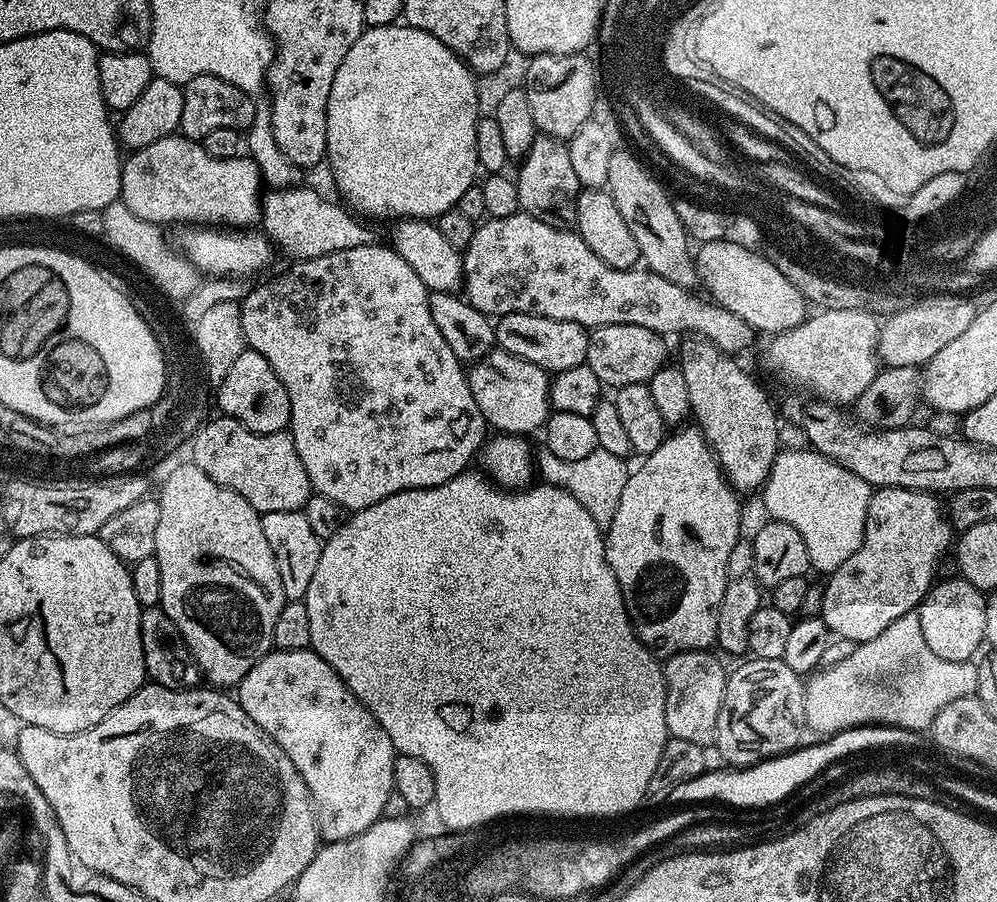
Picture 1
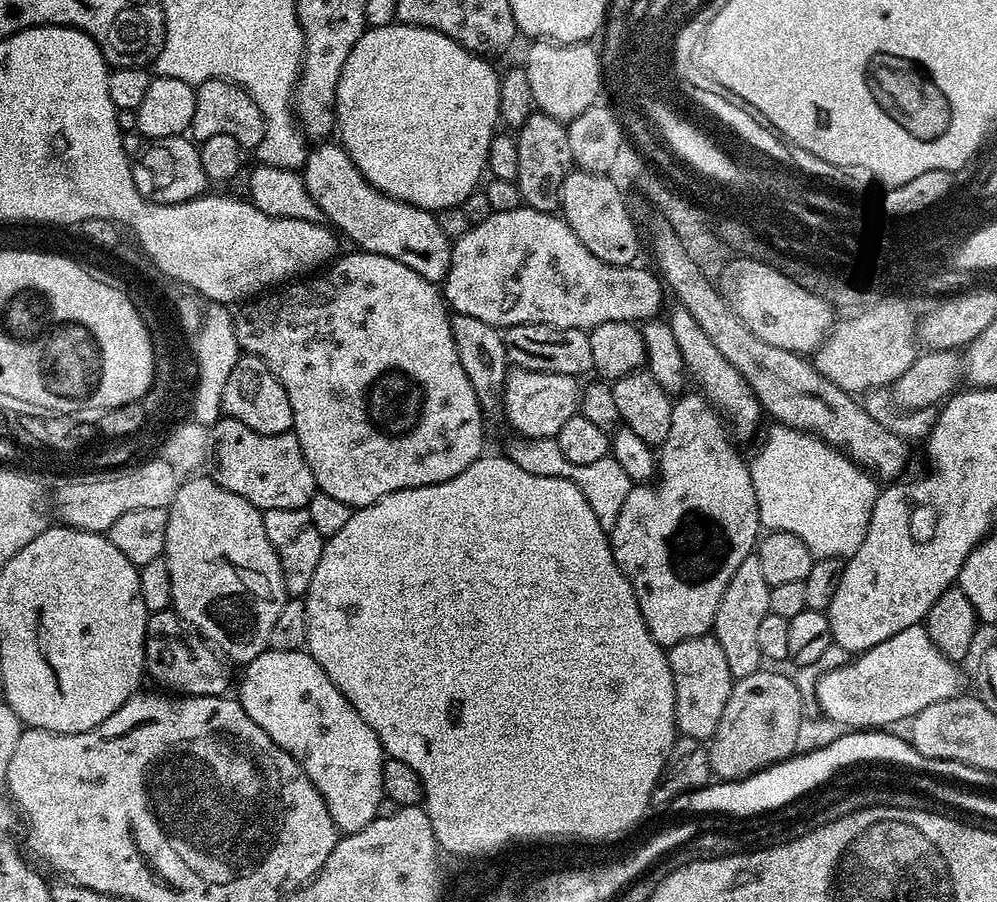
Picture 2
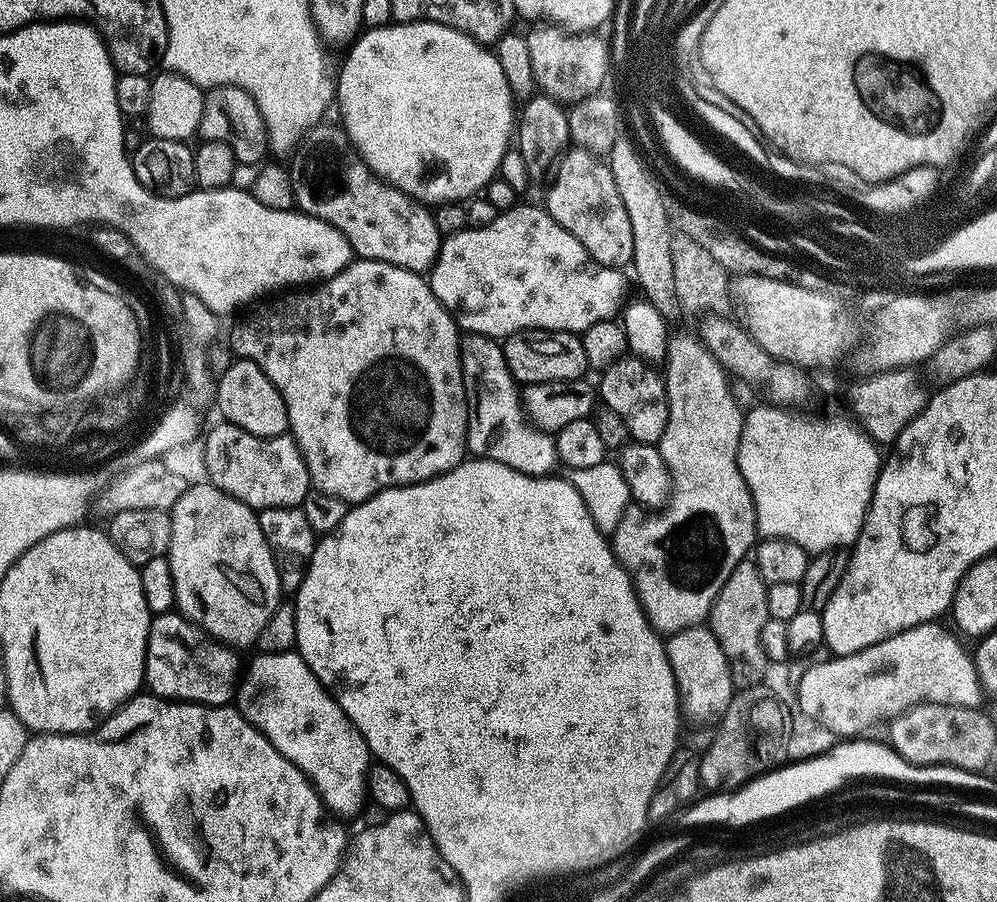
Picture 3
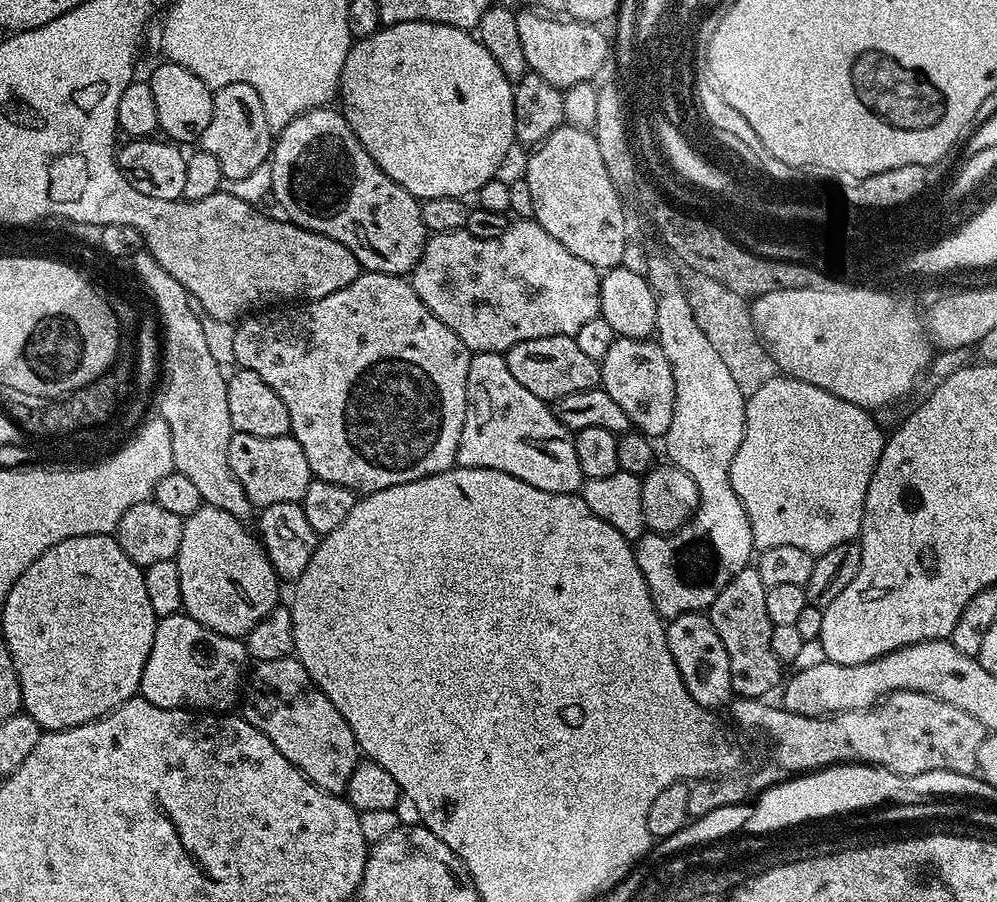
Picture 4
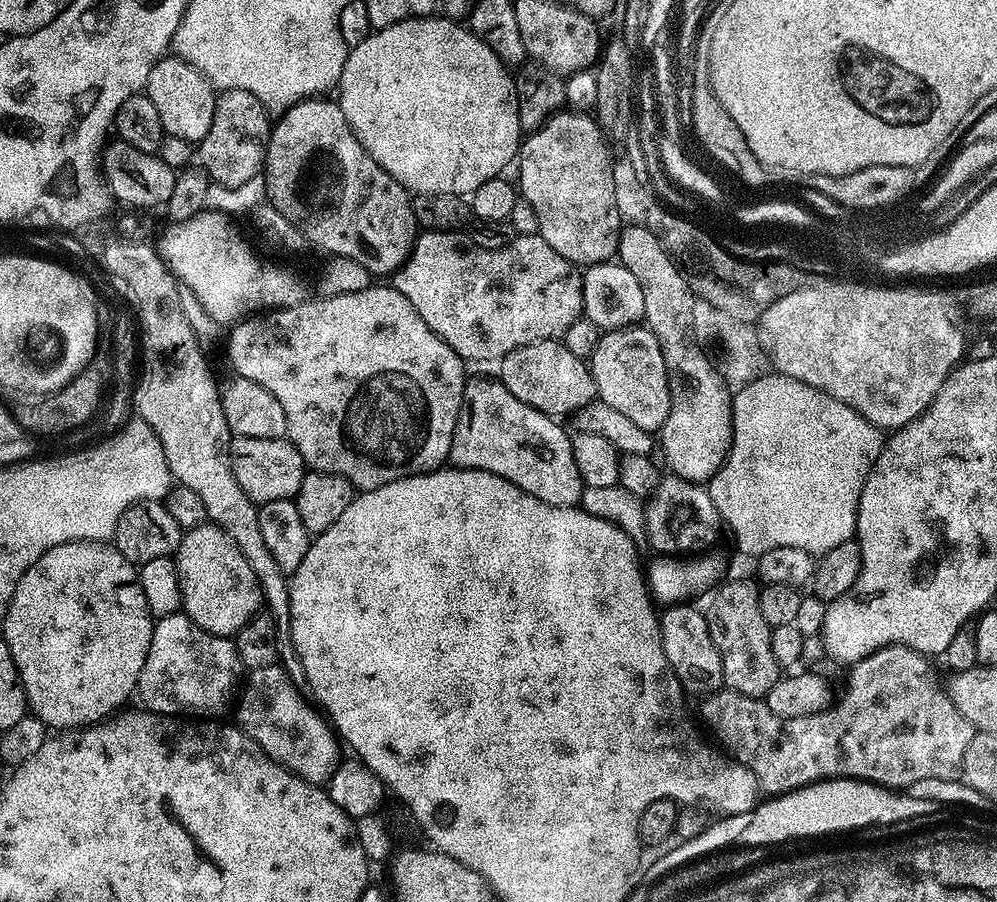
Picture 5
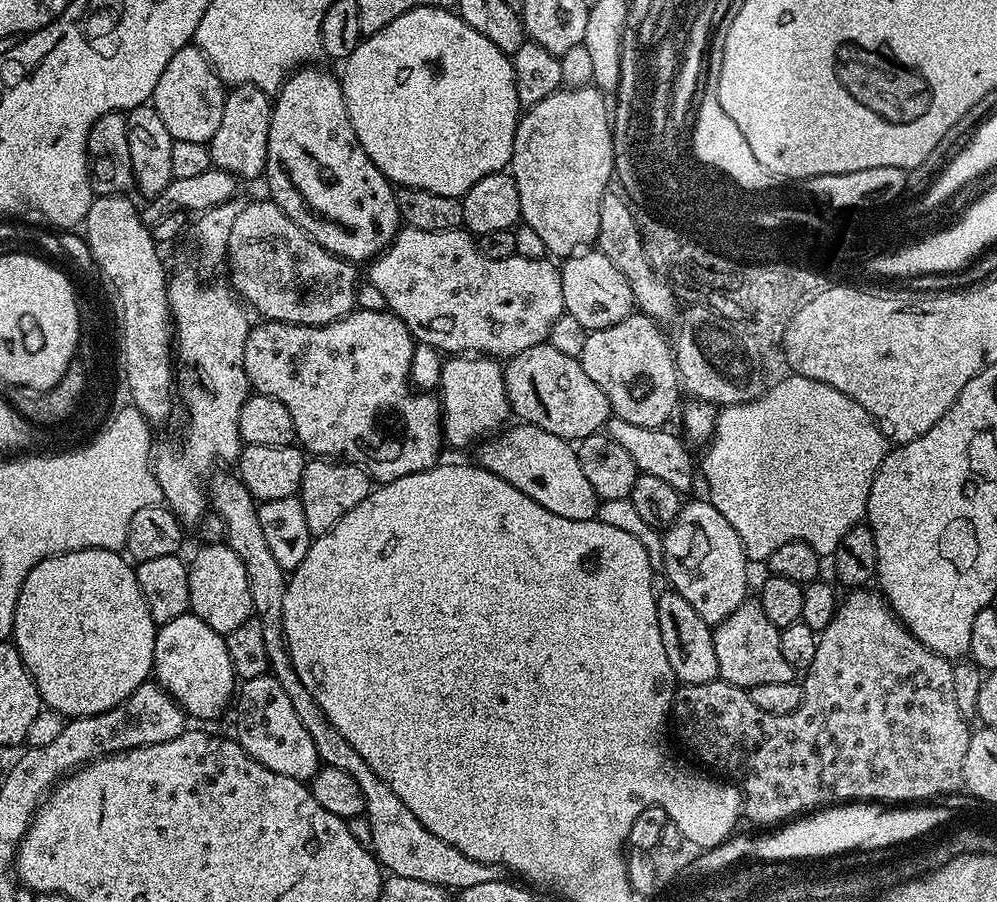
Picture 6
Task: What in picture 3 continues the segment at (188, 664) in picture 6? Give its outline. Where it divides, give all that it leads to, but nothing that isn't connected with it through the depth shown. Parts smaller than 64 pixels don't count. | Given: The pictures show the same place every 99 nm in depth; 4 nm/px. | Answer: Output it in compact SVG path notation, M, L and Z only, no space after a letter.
M179 611L153 615L144 663L147 691L163 700L189 704L231 705L242 676L242 660L240 664L236 656L239 656L237 649L215 640L203 628L181 616Z

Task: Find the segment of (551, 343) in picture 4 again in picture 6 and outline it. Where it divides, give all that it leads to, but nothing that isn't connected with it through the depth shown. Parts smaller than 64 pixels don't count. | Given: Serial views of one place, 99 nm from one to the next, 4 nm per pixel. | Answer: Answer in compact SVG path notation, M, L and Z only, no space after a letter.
M542 343L538 346L530 346L530 350L522 350L517 356L511 357L503 365L504 381L508 394L508 407L513 413L516 412L521 421L533 424L542 430L550 430L558 438L569 442L585 440L587 436L595 436L607 425L613 415L612 407L608 405L606 394L594 386L594 381L582 370L579 359L570 354L561 354L554 350L550 343Z

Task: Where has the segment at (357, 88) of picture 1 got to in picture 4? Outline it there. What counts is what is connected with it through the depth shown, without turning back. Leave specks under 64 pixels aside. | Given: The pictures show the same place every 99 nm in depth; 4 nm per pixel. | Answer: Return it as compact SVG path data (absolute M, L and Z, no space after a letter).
M427 20L402 22L381 27L373 36L357 39L349 47L346 62L342 66L338 100L341 100L344 117L347 118L352 133L360 139L360 145L372 155L372 161L380 165L385 174L395 184L400 184L406 191L423 202L434 198L468 198L468 195L479 193L480 187L497 175L504 155L514 148L516 139L516 115L512 105L514 88L500 64L484 49L475 35L462 28L451 28L448 24L430 24Z

